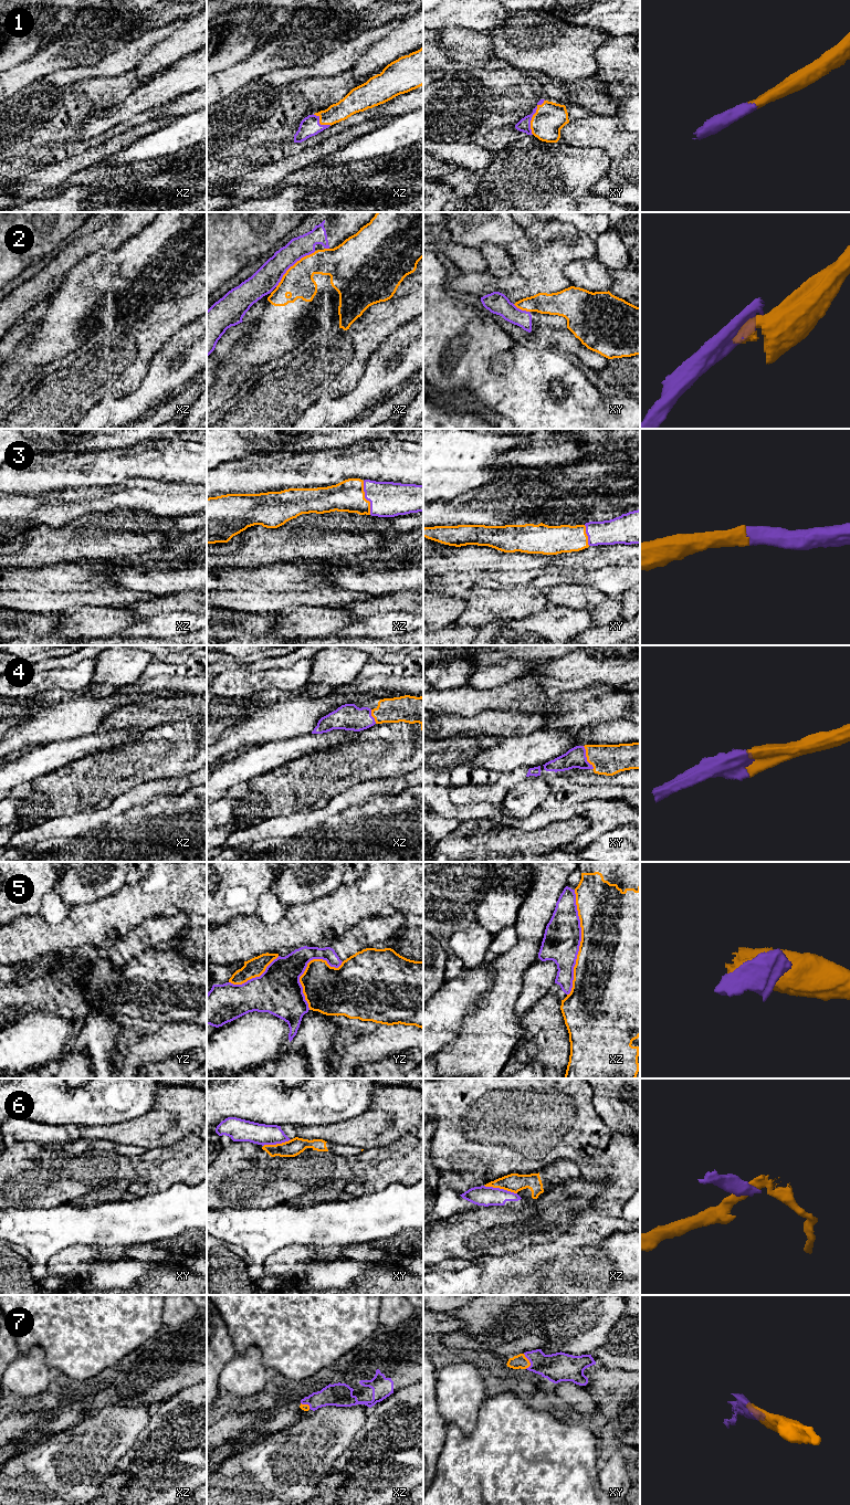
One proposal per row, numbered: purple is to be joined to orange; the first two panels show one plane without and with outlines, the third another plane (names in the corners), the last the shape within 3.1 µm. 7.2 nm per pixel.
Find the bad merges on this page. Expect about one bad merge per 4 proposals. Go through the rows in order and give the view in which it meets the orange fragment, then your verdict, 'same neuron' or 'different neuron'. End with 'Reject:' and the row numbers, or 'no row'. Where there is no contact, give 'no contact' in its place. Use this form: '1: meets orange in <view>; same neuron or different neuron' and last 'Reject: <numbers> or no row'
1: meets orange in xy; same neuron
2: meets orange in xz; different neuron
3: meets orange in xz; same neuron
4: meets orange in xy; same neuron
5: meets orange in xz; different neuron
6: meets orange in xz; different neuron
7: meets orange in xy; same neuron
Reject: 2, 5, 6

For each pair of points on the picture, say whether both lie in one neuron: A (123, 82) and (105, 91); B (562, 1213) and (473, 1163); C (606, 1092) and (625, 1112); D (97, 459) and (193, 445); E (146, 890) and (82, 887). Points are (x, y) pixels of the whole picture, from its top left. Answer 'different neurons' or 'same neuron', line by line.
A: same neuron
B: different neurons
C: same neuron
D: same neuron
E: different neurons

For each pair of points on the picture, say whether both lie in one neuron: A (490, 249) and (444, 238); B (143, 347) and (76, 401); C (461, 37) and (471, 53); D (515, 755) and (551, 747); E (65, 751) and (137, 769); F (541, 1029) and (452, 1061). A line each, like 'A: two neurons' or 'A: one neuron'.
A: two neurons
B: one neuron
C: one neuron
D: one neuron
E: two neurons
F: two neurons

